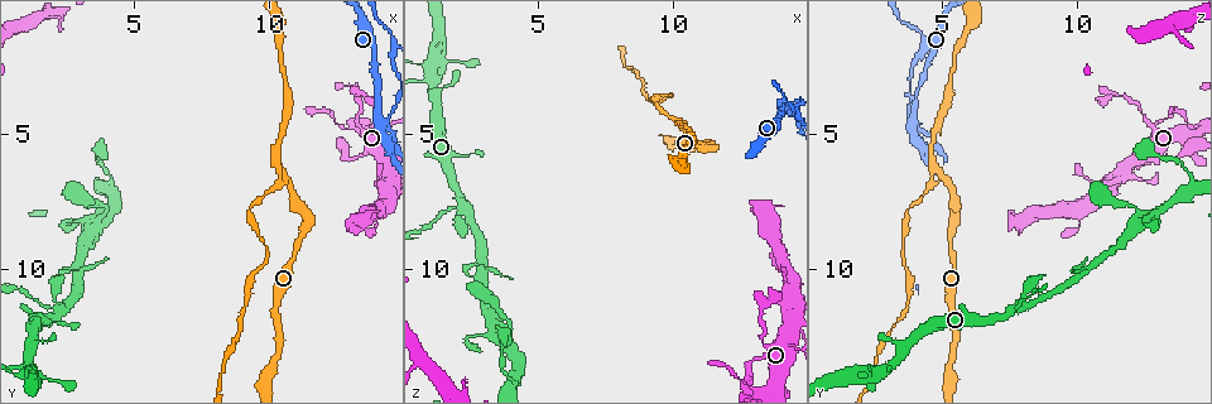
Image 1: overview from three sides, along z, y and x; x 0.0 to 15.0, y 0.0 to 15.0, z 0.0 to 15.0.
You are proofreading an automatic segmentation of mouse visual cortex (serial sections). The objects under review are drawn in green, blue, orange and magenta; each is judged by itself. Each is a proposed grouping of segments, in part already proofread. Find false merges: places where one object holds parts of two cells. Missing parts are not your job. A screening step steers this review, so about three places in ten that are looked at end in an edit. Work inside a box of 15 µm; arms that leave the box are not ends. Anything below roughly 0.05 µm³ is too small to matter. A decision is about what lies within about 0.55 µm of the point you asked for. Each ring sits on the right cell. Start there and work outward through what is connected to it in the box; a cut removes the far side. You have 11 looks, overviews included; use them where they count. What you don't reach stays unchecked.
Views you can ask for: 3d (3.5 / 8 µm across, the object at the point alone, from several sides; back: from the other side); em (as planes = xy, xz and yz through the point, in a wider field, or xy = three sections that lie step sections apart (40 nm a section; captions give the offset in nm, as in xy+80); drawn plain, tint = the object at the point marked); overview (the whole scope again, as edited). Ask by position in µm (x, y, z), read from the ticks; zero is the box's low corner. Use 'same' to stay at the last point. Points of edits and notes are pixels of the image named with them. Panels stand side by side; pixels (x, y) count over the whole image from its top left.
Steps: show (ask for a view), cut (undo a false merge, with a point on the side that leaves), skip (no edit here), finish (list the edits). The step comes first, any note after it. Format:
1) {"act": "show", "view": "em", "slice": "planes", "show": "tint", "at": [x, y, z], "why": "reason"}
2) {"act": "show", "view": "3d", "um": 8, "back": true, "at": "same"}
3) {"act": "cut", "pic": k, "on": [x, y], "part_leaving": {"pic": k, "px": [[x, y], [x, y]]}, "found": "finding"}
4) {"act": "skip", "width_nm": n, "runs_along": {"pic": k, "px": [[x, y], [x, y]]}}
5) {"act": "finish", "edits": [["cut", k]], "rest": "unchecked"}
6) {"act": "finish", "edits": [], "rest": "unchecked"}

{"act": "show", "view": "em", "slice": "xy", "step": 1, "show": "tint", "at": [13.6, 8.1, 8.0], "why": "abrupt turn"}

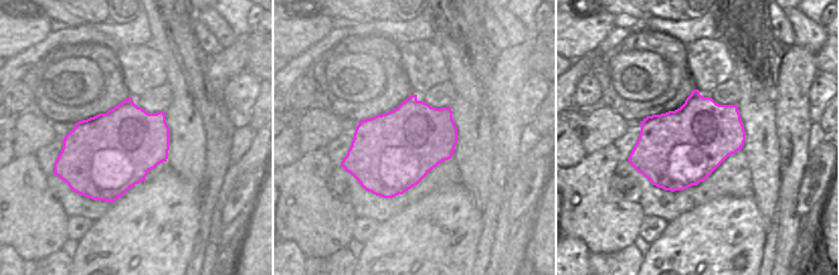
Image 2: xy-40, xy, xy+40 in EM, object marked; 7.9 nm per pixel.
{"act": "show", "view": "3d", "um": 3.5, "back": true, "at": "same"}

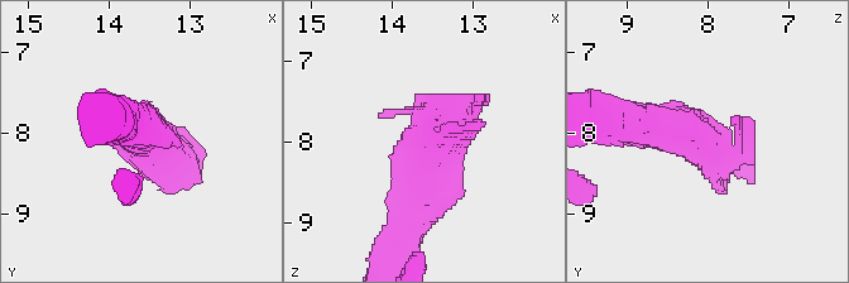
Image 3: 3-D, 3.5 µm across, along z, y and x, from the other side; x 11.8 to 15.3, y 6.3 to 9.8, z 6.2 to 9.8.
{"act": "skip", "runs_along": {"pic": 3, "px": [[412, 220], [427, 145], [478, 101]]}, "found": "all the same cell"}

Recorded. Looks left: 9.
{"act": "show", "view": "3d", "um": 8, "at": [14.2, 4.5, 3.9], "why": "thick turns thin"}

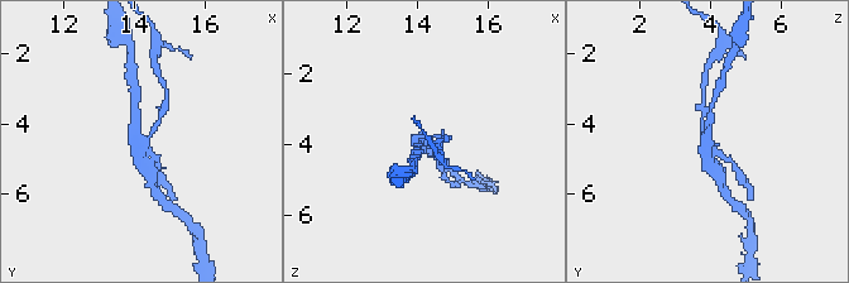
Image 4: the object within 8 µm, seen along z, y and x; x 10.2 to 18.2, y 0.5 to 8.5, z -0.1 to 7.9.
{"act": "show", "view": "em", "slice": "planes", "show": "tint", "at": [14.1, 4.5, 3.9], "arms": 4, "arm_widths_nm": [150, 150, 150, 250]}

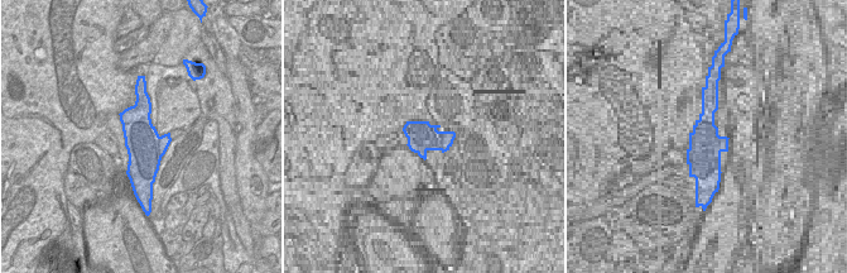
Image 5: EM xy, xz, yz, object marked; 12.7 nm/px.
{"act": "cut", "pic": 4, "on": [739, 174], "part_leaving": {"pic": 4, "px": [[147, 143], [166, 106], [166, 95]]}, "found": "two cells meet here"}

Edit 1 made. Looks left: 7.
{"act": "show", "view": "overview"}

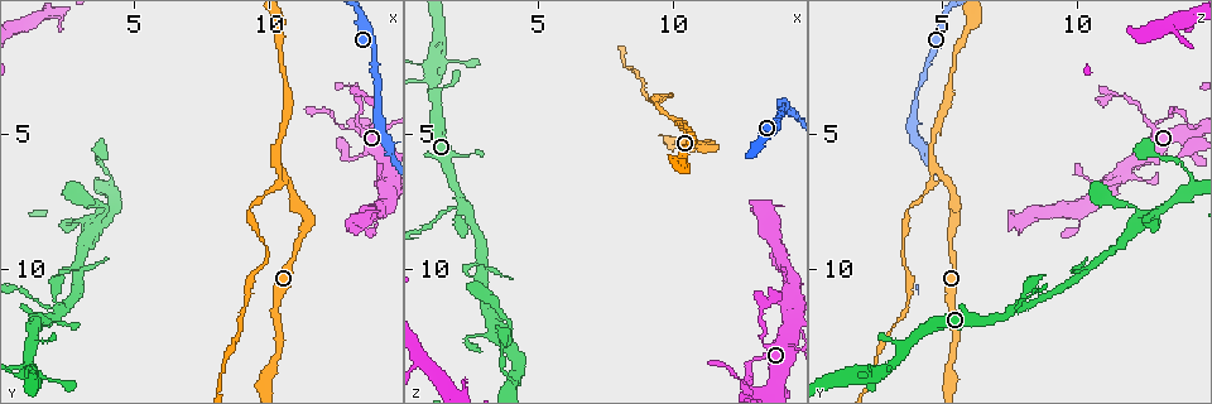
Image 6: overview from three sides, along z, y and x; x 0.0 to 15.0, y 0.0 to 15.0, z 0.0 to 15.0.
{"act": "show", "view": "3d", "um": 3.5, "at": [10.4, 6.4, 4.7], "why": "three-way junction"}

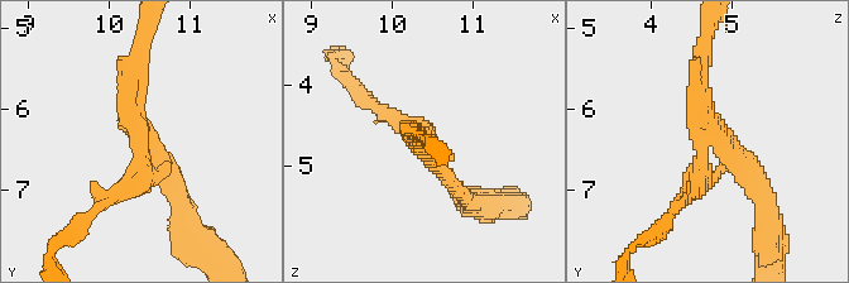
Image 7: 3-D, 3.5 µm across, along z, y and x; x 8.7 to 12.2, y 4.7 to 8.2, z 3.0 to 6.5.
{"act": "show", "view": "em", "slice": "xy", "step": 3, "show": "tint", "at": [10.40, 6.35, 4.80], "why": "now the EM"}

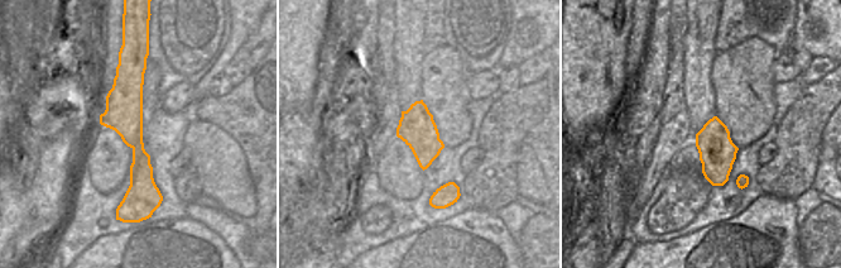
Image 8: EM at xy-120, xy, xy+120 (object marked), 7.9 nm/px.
{"act": "cut", "pic": 7, "on": [128, 195], "arms": 3, "arm_widths_nm": [200, 200, 300], "part_leaving": {"pic": 7, "px": [[140, 157], [140, 177], [71, 235]]}, "found": "two cells meet here"}

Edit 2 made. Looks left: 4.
{"act": "show", "view": "overview"}

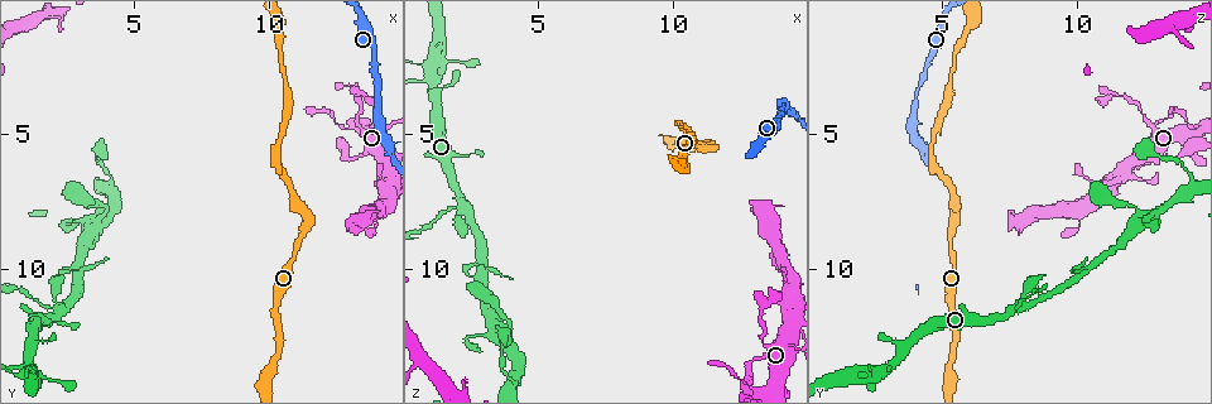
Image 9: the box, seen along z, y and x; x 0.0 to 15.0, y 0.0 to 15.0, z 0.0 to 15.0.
{"act": "show", "view": "3d", "um": 8, "at": [2.4, 11.6, 7.7], "why": "abrupt turn"}

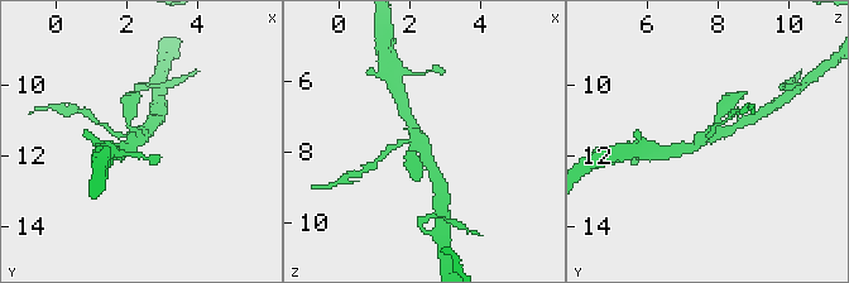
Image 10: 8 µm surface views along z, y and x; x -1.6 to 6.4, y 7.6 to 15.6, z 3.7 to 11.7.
{"act": "show", "view": "3d", "um": 3.5, "at": [2.4, 11.5, 7.7], "why": "zoom in"}

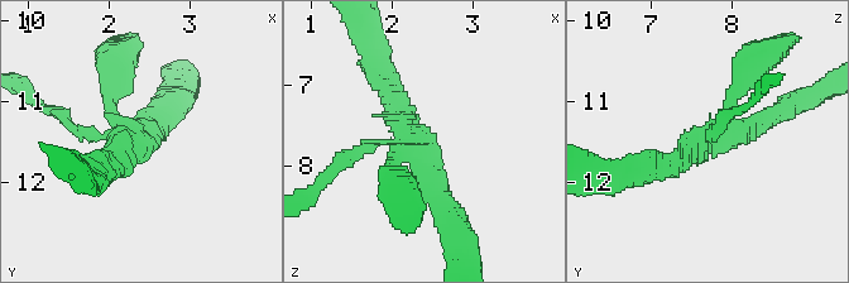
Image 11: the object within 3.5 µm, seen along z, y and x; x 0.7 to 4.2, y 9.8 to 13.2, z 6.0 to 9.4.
{"act": "show", "view": "em", "slice": "xy", "step": 1, "show": "tint", "at": [2.40, 11.50, 7.80], "why": "now the EM"}

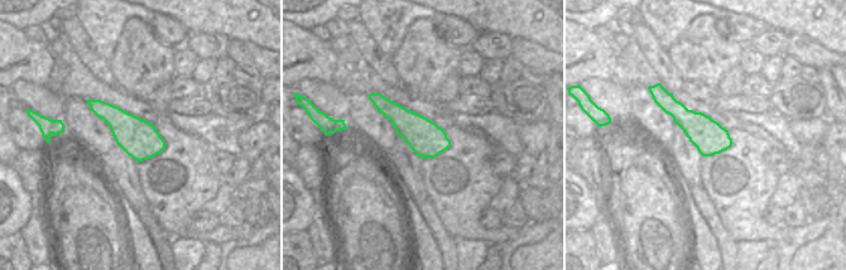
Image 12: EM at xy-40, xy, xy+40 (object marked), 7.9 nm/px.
{"act": "skip", "arm_widths_nm": [100, 150, 250, 300], "runs_along": {"pic": 11, "px": [[648, 172], [778, 110]]}, "found": "continuous, no second cell"}

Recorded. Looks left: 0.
{"act": "finish", "edits": [["cut", 4], ["cut", 7]], "rest": "unchecked"}

